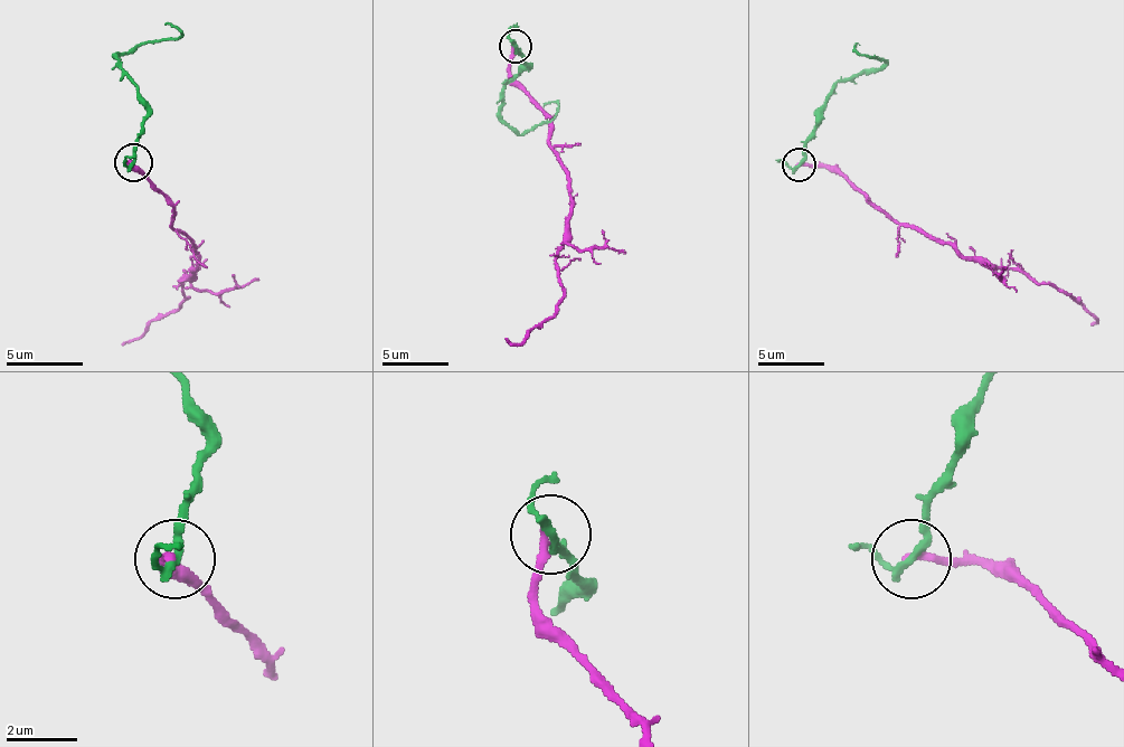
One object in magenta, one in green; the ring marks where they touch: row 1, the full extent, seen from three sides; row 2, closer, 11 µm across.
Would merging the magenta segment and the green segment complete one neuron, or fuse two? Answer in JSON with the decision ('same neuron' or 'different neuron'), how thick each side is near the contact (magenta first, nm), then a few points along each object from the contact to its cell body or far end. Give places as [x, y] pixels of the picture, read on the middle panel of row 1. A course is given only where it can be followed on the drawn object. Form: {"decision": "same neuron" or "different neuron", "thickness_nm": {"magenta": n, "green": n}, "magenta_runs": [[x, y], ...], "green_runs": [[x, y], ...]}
{"decision": "different neuron", "thickness_nm": {"magenta": 240, "green": 200}, "magenta_runs": [[516, 44], [509, 77], [549, 121], [549, 141], [573, 207], [556, 261], [563, 301], [519, 344], [506, 338]], "green_runs": [[516, 47], [526, 64], [502, 87], [499, 114], [519, 131], [532, 131], [556, 114], [553, 101], [542, 107]]}

